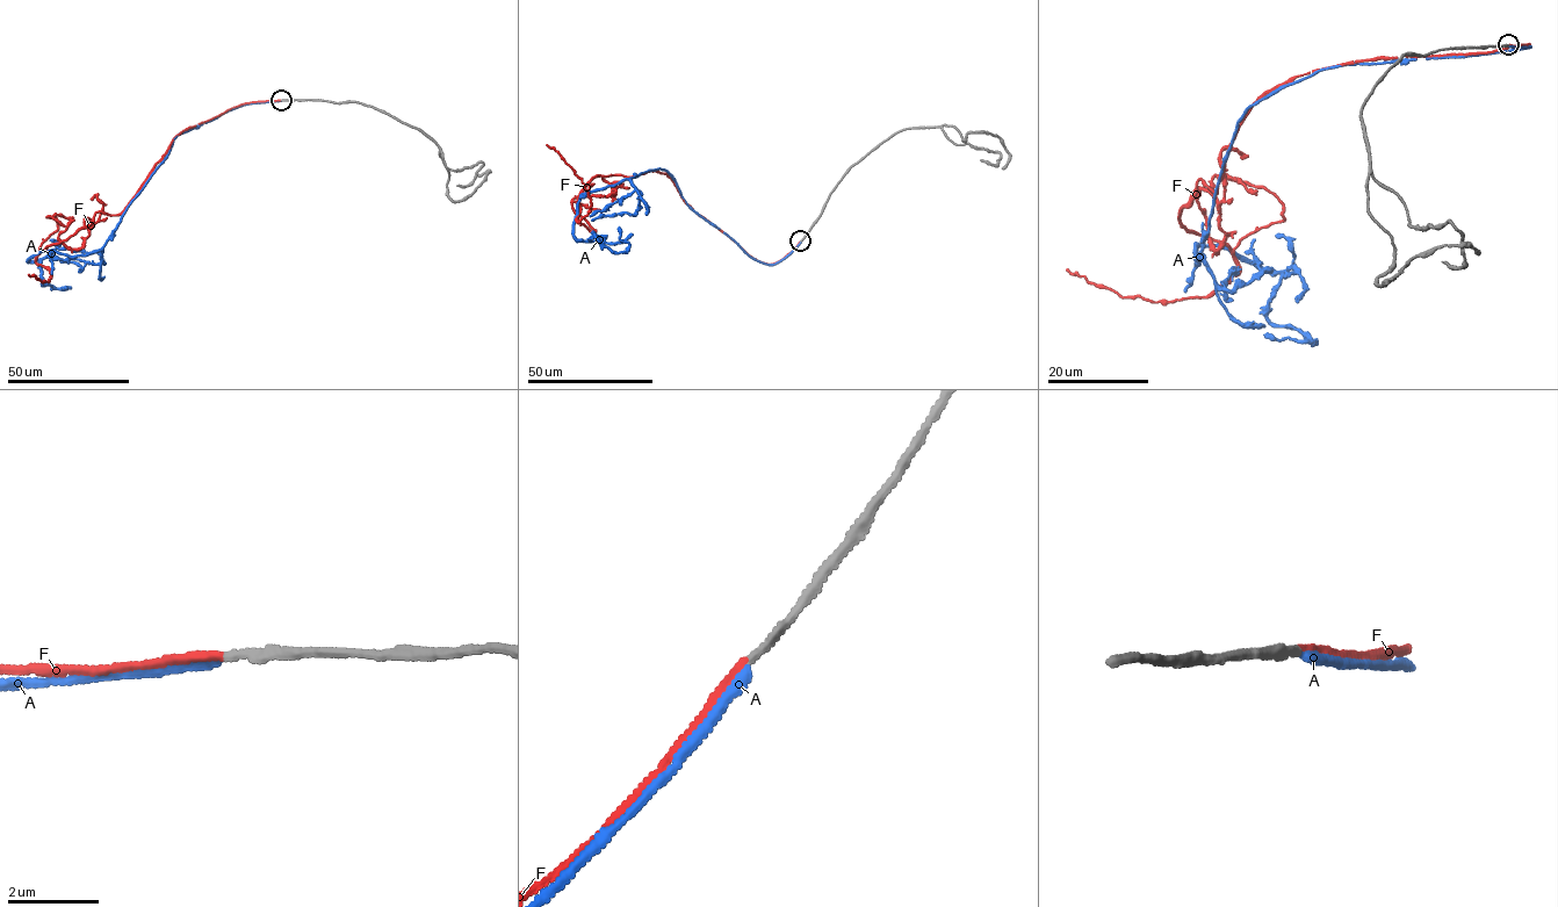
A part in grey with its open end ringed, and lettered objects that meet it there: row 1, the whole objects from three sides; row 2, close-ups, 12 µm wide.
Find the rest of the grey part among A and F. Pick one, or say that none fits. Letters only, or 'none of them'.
F

